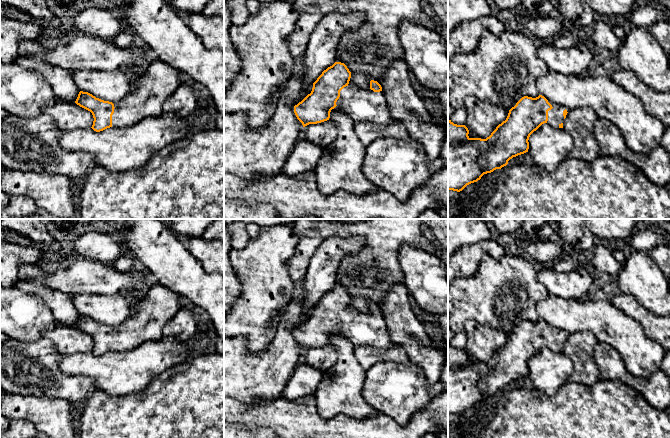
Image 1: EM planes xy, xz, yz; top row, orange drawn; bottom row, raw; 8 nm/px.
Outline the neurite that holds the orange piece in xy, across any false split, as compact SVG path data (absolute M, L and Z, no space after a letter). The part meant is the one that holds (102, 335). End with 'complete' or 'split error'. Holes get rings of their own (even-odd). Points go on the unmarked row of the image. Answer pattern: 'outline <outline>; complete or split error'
outline M152 281L146 288L133 312L118 326L104 325L88 316L80 315L75 325L90 335L96 356L110 351L124 351L163 337L163 327L187 301L161 284Z; split error

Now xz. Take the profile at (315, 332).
outline M335 286L328 291L313 307L313 312L301 326L294 330L294 337L303 351L309 348L317 348L329 344L330 336L335 331L341 333L354 346L368 345L378 348L388 348L396 345L392 342L387 323L381 309L374 304L370 305L369 313L350 311L351 296L344 287Z; split error

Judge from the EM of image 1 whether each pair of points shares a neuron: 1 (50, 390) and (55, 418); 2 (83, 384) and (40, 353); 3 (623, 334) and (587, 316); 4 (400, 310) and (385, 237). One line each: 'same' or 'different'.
1: different
2: same
3: same
4: different

